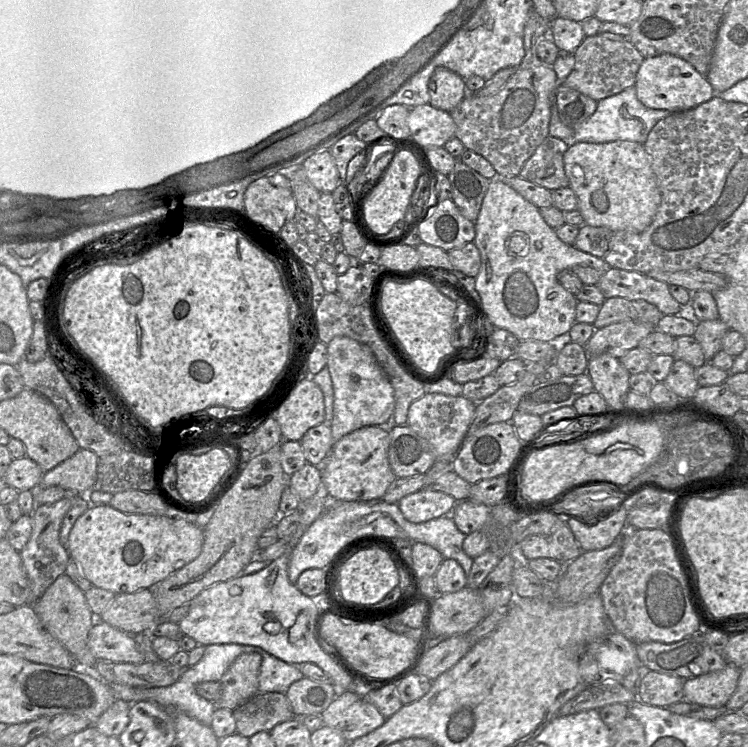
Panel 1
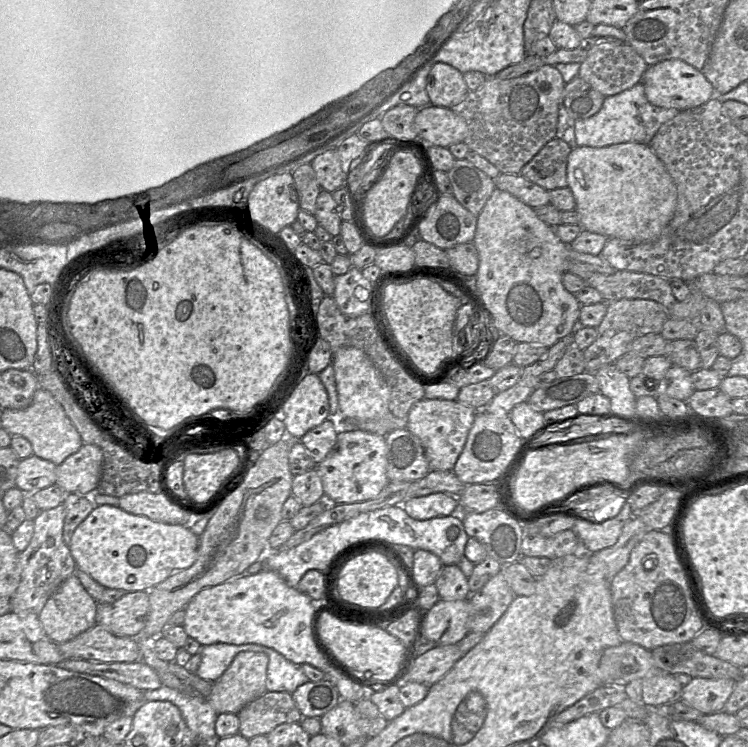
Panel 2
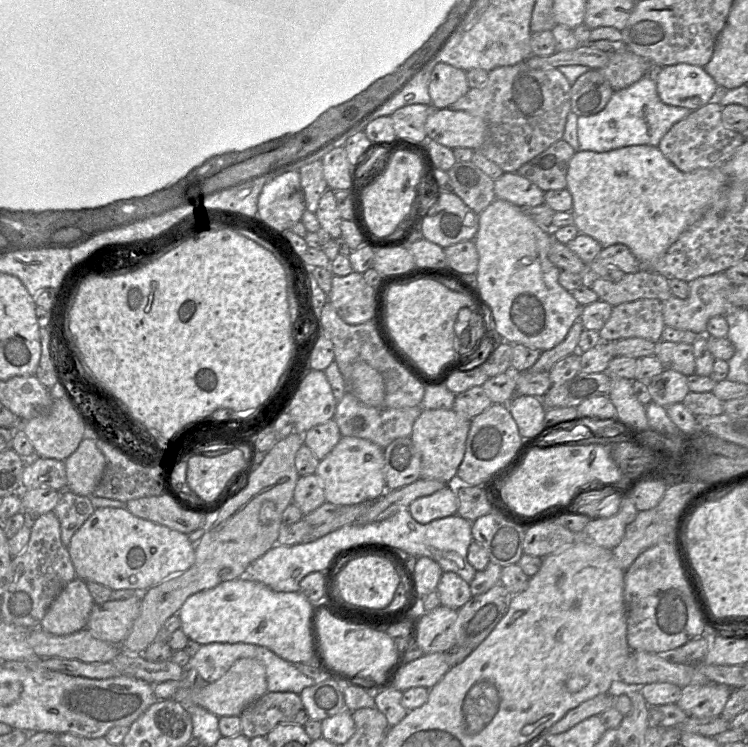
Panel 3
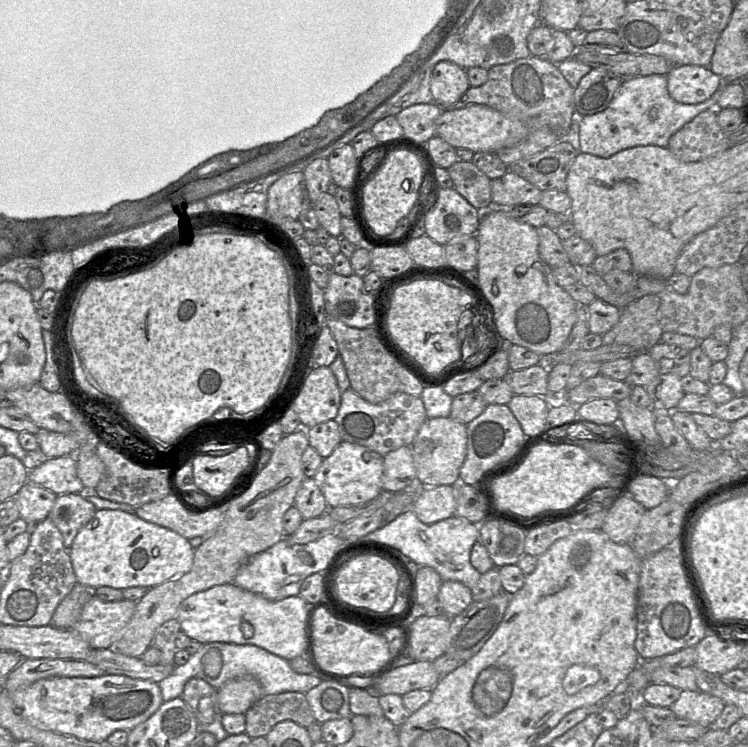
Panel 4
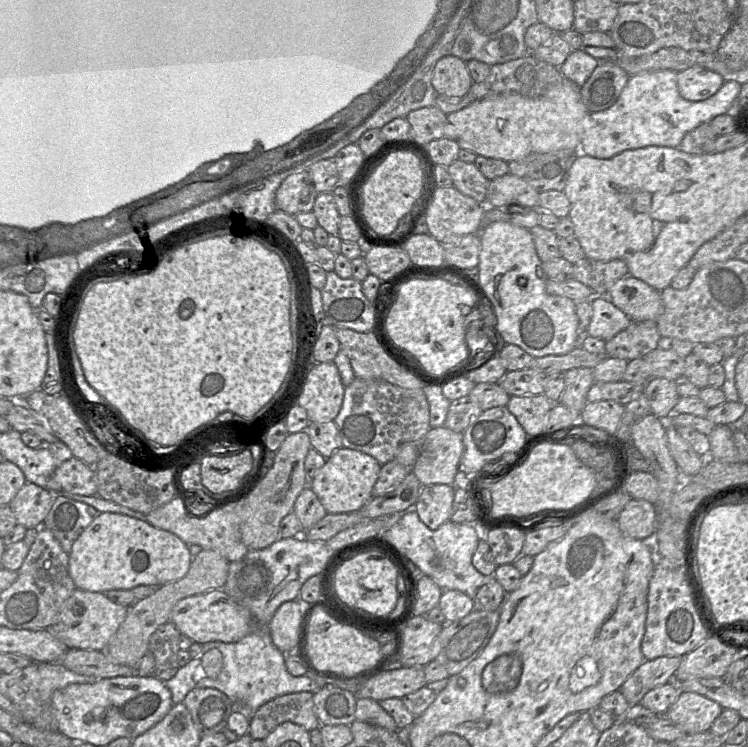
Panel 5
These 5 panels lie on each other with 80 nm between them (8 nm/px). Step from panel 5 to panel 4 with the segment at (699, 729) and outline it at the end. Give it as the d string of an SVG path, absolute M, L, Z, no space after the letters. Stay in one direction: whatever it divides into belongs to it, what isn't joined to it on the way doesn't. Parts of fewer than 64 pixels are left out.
M684 690L670 709L676 718L691 720L710 729L725 706L725 703L718 697Z

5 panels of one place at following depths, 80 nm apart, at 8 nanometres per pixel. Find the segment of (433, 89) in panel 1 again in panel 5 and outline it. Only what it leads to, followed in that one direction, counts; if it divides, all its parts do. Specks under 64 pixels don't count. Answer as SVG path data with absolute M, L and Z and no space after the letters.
M445 56L437 61L432 77L437 96L463 98L473 83L467 62L455 56Z

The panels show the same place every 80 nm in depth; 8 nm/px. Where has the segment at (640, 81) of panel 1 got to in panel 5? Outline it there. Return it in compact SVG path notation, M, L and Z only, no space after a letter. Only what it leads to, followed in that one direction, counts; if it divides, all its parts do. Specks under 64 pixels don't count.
M698 65L677 73L679 93L689 101L702 101L710 98L724 82L720 74Z

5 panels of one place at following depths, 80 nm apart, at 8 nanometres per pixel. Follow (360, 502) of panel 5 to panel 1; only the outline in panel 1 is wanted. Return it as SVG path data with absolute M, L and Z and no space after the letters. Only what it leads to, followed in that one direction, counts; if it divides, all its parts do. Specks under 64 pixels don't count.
M364 426L344 435L334 443L321 468L321 479L331 500L380 501L397 478L389 463L388 426Z

